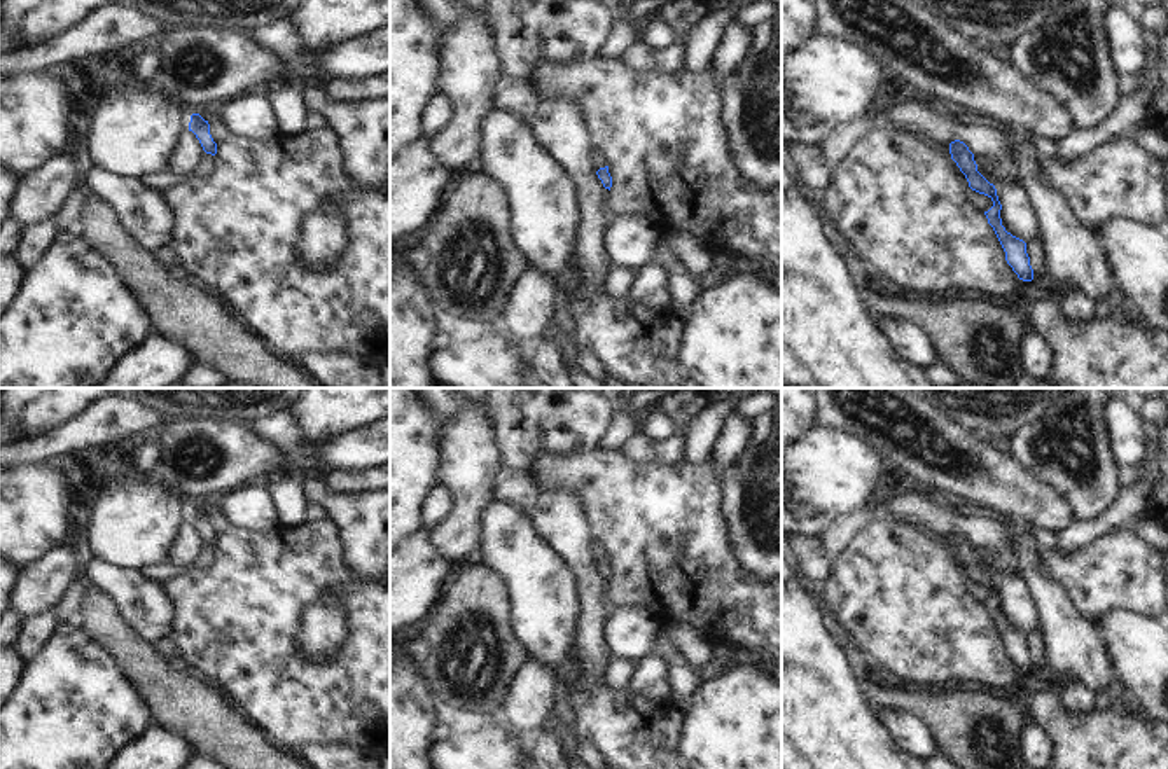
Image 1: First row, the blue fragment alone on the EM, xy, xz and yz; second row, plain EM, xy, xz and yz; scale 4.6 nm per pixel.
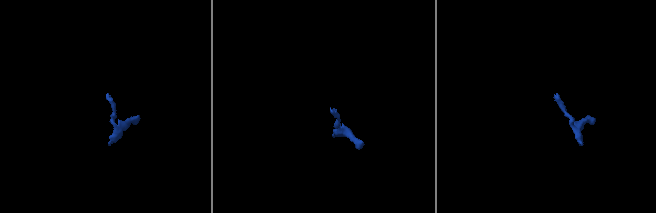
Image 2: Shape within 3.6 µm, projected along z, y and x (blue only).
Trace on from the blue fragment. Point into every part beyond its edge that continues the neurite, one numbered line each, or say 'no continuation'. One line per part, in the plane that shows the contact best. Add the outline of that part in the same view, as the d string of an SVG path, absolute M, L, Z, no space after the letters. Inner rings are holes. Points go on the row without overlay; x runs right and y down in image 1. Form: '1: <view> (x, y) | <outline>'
1: yz (1100, 740) | M1019 675L1016 692L1028 715L1044 727L1054 741L1051 769L1168 769L1168 724L1126 717L1119 710L1093 710L1088 715L1067 717L1060 708L1060 696L1035 687L1030 675Z

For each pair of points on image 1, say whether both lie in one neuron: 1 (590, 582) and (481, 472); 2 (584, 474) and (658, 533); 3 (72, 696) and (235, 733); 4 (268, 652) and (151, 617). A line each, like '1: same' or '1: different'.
1: different
2: same
3: different
4: different

